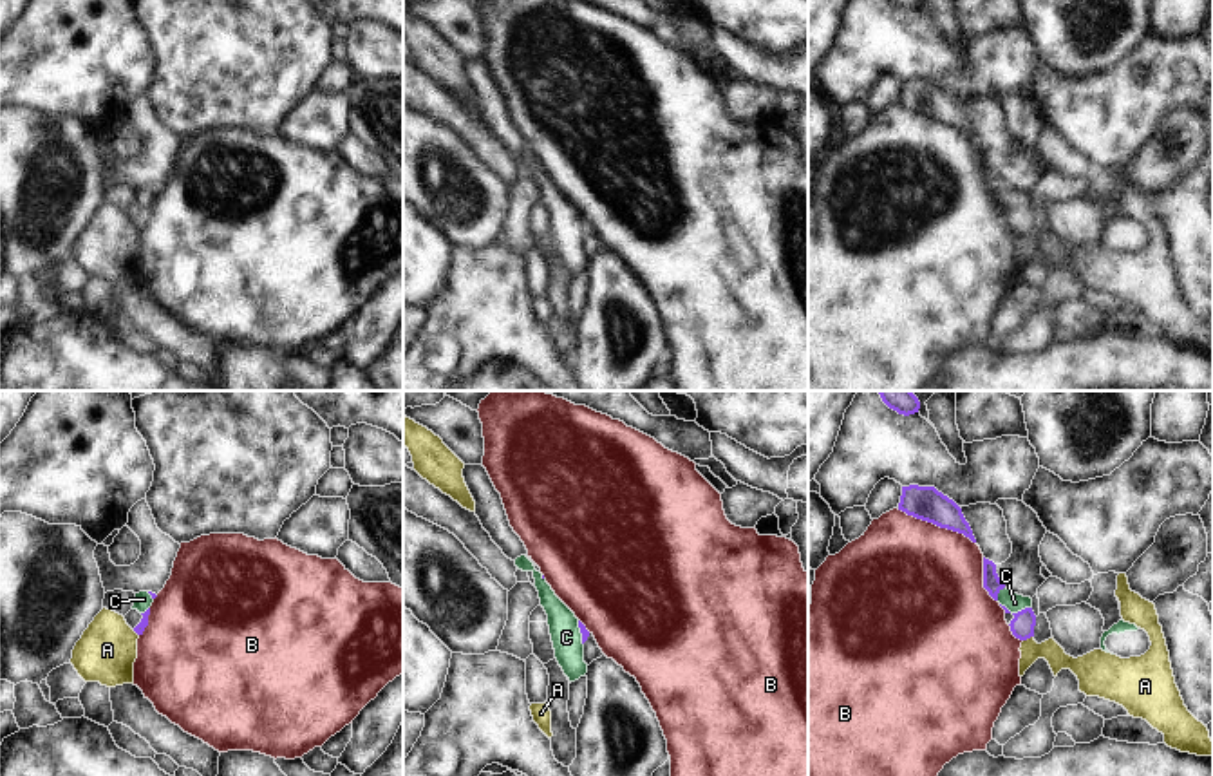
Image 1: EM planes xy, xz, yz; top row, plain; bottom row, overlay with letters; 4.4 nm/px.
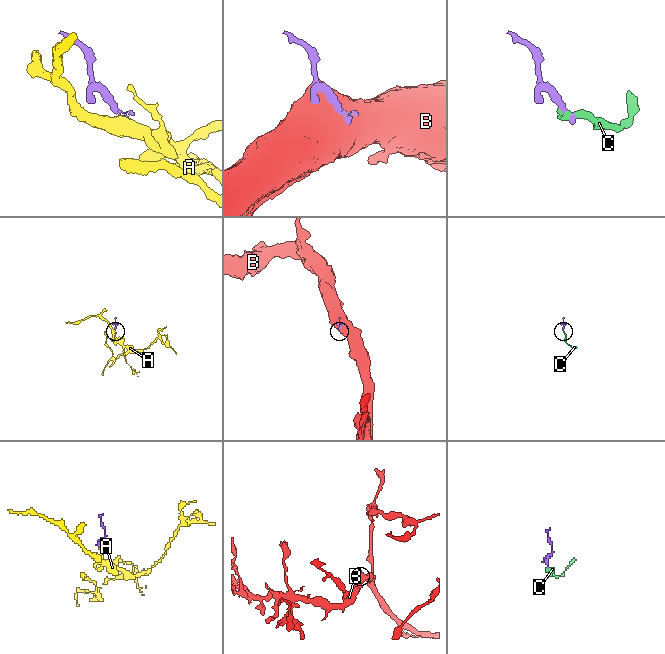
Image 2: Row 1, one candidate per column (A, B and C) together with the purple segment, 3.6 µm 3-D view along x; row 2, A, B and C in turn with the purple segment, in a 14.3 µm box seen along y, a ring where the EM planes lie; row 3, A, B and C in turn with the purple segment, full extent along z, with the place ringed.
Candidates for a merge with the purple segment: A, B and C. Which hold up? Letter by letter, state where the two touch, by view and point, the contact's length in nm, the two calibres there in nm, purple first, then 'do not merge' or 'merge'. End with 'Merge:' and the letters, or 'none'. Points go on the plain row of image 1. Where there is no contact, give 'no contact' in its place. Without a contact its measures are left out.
A: yz (1027, 232) | 50 nm | 110/90 nm | do not merge
B: yz (937, 120) | 380 nm | 150/500 nm | do not merge
C: yz (1018, 207) | 150 nm | 110/90 nm | merge
Merge: C

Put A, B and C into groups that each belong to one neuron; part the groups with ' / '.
A / B / C

